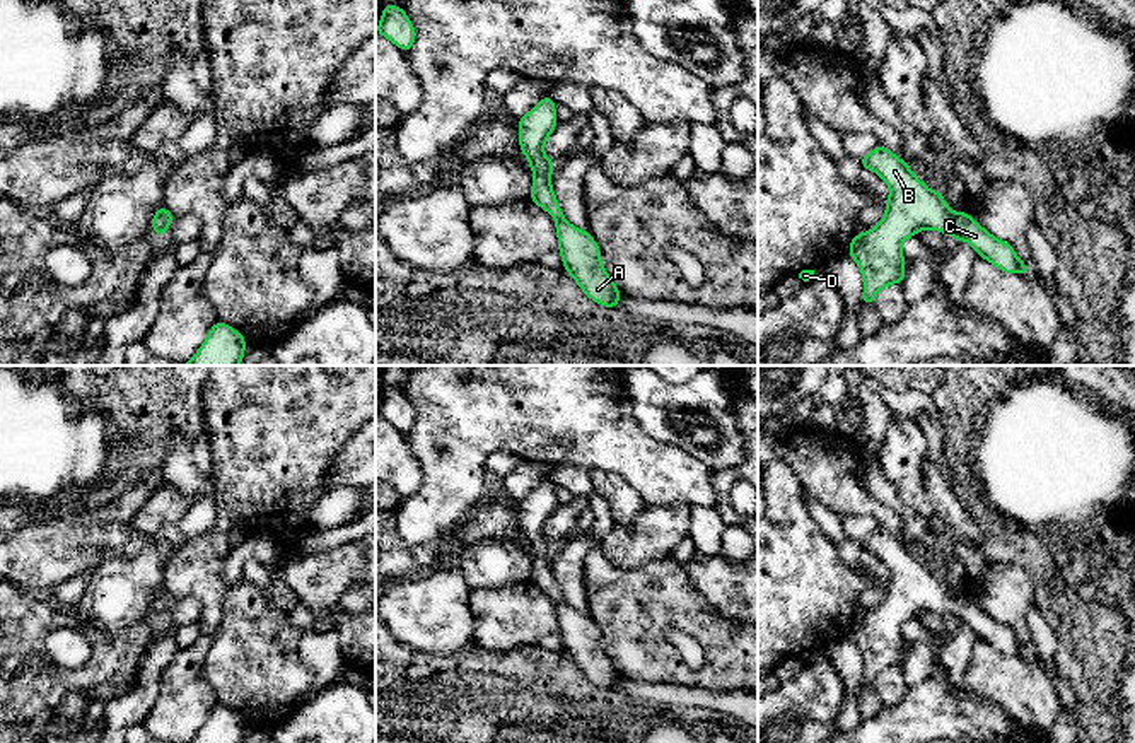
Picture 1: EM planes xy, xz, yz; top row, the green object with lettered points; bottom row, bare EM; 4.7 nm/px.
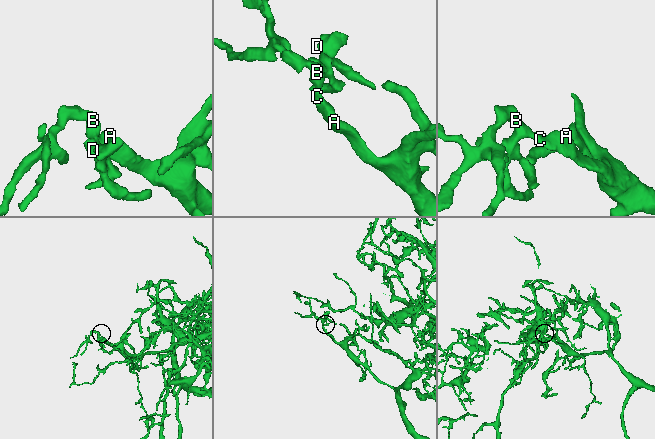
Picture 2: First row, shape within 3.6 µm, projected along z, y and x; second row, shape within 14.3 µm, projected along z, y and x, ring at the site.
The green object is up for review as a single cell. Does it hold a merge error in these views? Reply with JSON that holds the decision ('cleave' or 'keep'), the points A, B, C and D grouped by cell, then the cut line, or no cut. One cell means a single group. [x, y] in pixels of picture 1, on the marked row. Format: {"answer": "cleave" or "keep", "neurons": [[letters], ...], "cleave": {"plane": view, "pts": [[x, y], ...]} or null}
{"answer": "keep", "neurons": [["A", "B", "C", "D"]], "cleave": null}

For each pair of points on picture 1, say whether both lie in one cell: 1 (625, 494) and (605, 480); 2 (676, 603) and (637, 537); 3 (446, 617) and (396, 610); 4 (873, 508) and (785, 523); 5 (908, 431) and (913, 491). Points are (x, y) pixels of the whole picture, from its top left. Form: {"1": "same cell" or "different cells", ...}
{"1": "same cell", "2": "different cells", "3": "same cell", "4": "different cells", "5": "same cell"}

